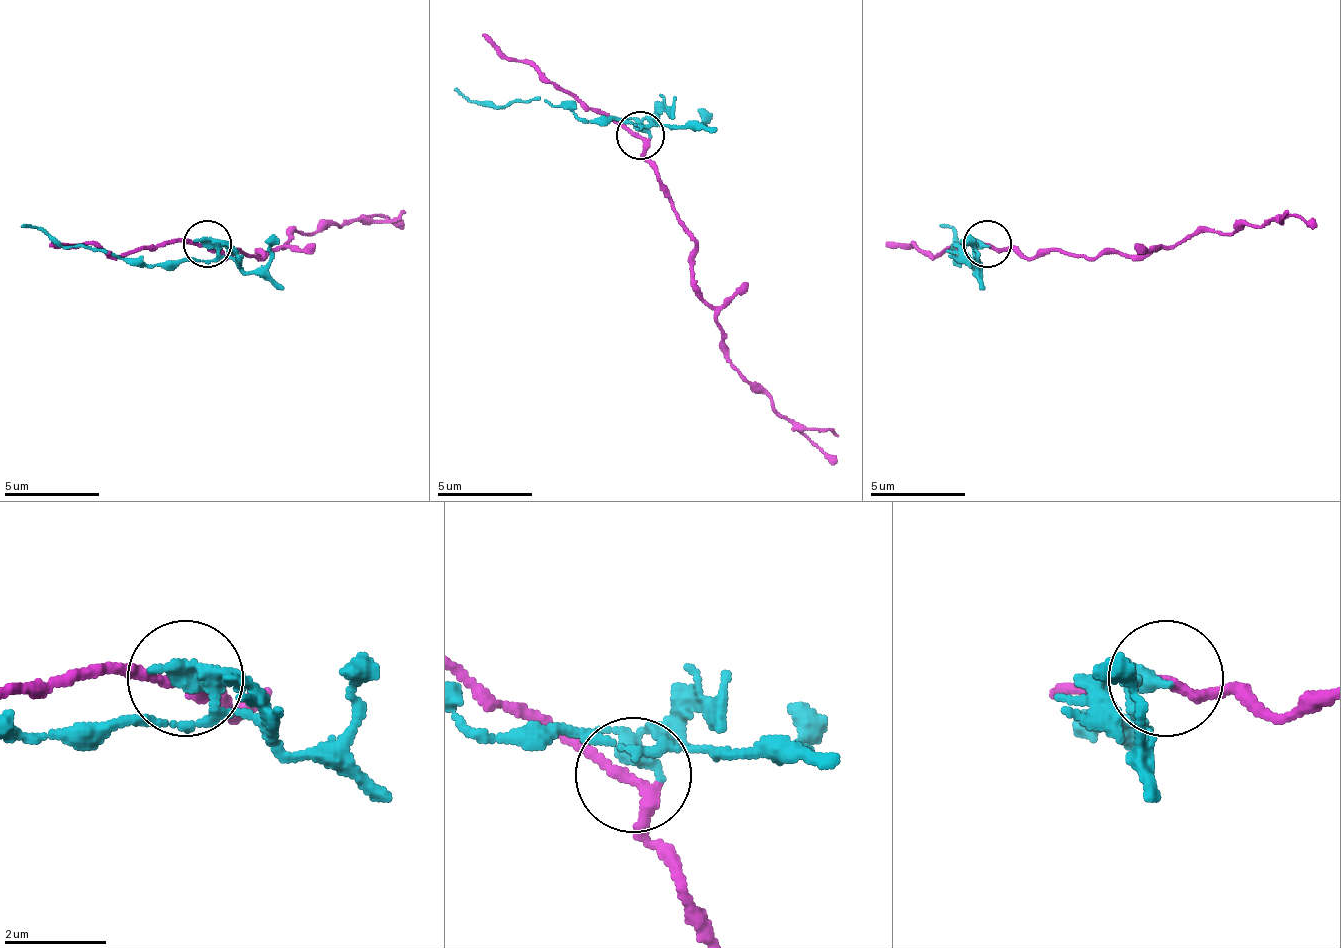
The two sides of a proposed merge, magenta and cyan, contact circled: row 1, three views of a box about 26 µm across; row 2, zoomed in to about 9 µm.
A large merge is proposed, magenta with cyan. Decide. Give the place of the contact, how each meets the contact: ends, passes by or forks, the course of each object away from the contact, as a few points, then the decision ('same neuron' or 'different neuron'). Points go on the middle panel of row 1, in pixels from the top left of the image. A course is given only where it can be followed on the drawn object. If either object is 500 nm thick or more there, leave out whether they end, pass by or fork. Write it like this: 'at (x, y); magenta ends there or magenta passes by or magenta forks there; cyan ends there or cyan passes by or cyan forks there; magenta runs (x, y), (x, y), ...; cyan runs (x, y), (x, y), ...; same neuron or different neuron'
at (640, 135); magenta passes by; cyan ends there; magenta runs (639, 134), (668, 200), (696, 244), (691, 291), (715, 315), (730, 363), (835, 463); cyan runs (644, 134), (644, 124), (562, 110), (534, 100), (486, 105), (452, 91); different neuron

